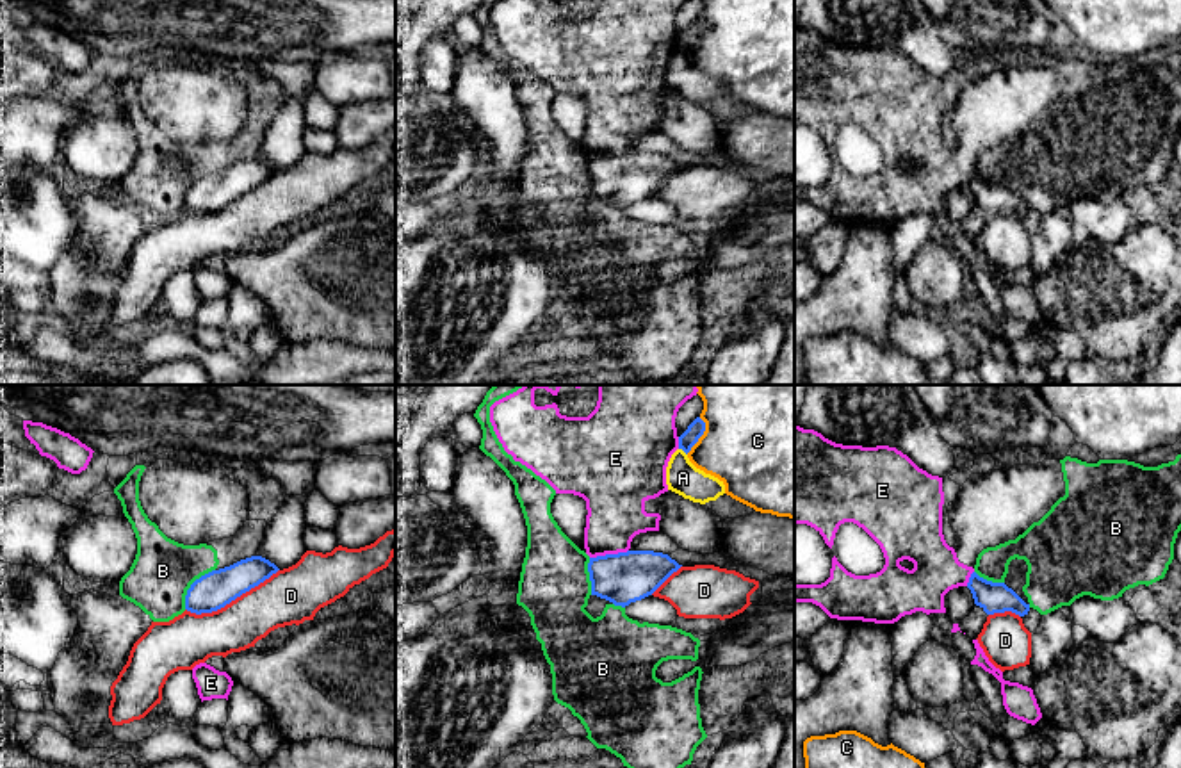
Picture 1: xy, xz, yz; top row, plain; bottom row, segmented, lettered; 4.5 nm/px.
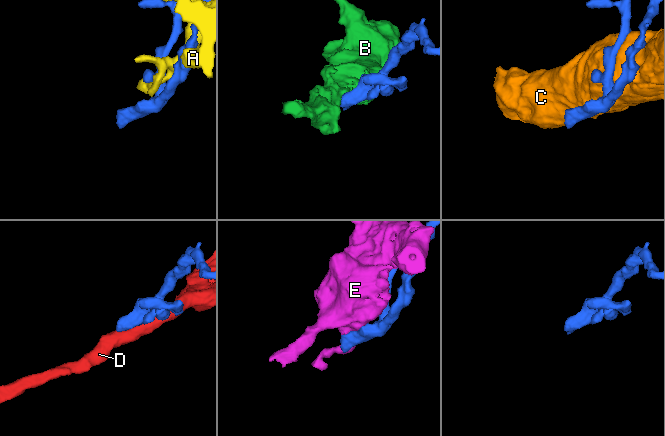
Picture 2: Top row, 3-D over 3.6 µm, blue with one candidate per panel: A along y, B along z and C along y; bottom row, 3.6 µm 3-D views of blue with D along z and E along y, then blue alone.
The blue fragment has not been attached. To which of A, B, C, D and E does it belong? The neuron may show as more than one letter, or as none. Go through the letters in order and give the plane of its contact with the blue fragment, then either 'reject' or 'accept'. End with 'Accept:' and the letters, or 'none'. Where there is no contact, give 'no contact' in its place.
A: xz | reject
B: xy | reject
C: xz | reject
D: xy | reject
E: xz | reject
Accept: none

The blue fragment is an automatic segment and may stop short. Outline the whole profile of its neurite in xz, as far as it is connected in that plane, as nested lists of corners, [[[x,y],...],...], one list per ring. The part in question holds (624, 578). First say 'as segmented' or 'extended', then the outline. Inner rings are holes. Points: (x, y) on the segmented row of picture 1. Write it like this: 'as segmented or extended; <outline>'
as segmented; [[[654,551],[590,558],[591,595],[625,608],[652,595],[680,567],[668,554]]]

